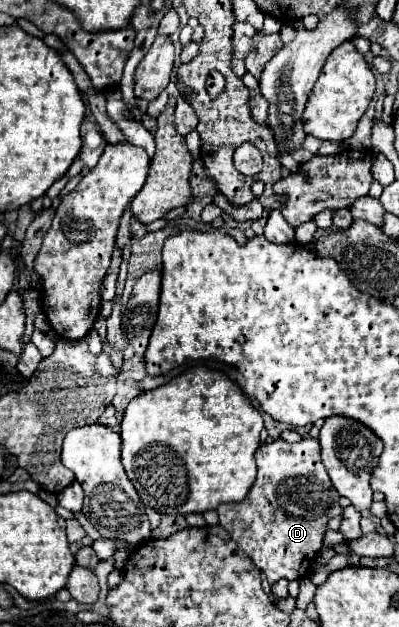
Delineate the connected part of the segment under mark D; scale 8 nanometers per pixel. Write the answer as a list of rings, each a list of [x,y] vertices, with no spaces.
[[[311,437],[297,443],[277,439],[269,445],[261,445],[255,453],[259,473],[249,497],[241,503],[225,503],[217,509],[219,523],[265,573],[271,585],[281,577],[289,581],[305,577],[319,557],[329,519],[343,513],[339,505],[341,495],[333,487],[319,451],[319,441]]]

